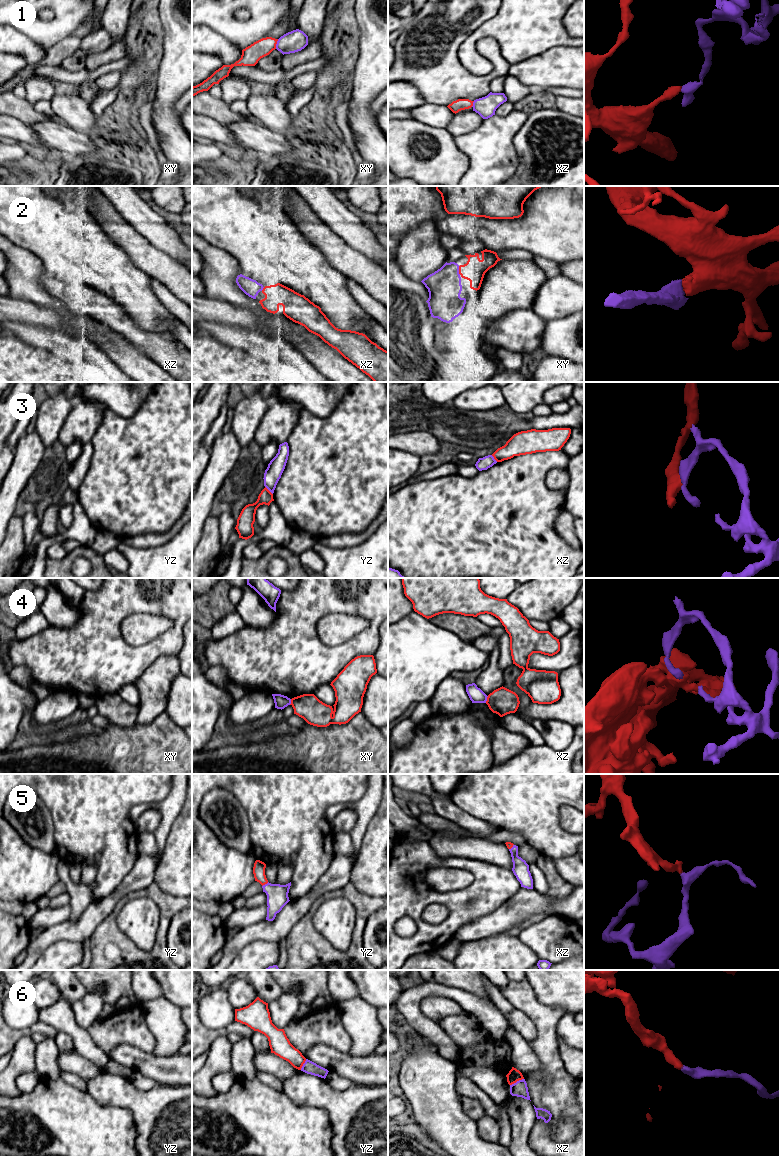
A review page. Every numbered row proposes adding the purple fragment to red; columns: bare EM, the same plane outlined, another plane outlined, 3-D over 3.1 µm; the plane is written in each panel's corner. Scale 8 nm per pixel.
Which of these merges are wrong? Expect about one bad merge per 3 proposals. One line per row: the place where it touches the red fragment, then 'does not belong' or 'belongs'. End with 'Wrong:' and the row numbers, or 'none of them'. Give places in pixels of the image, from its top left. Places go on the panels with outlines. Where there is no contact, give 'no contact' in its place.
1: meets red in xy at (276, 43); does not belong
2: meets red in xy at (459, 270); belongs
3: meets red in yz at (268, 490); does not belong
4: meets red in xz at (487, 699); does not belong
5: meets red in yz at (265, 883); belongs
6: meets red in xz at (516, 1081); does not belong
Wrong: 1, 3, 4, 6

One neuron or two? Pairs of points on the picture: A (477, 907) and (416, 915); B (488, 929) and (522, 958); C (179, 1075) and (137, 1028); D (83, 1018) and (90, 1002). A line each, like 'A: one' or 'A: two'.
A: one
B: two
C: two
D: one

